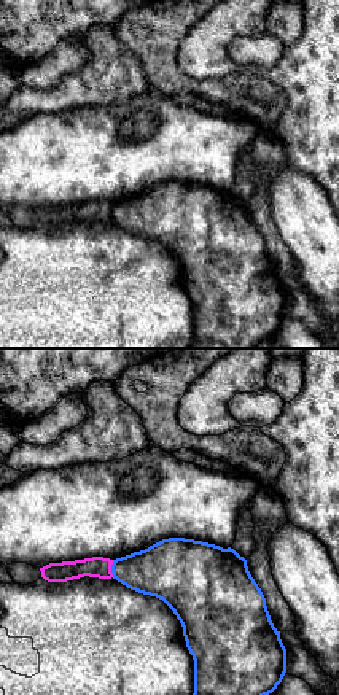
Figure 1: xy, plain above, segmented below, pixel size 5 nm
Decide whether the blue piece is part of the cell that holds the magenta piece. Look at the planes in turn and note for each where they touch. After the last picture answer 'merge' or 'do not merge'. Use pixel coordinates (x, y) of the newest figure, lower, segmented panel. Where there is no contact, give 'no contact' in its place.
(110, 568)

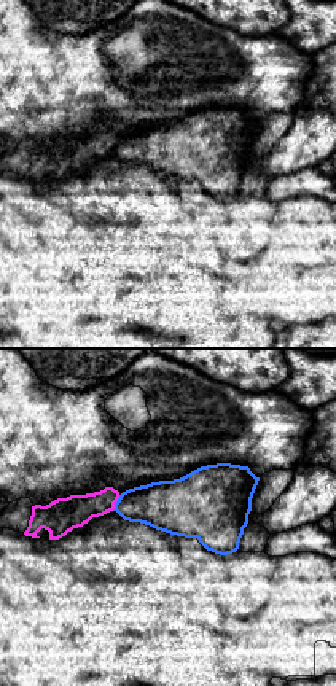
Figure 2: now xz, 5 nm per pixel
(115, 502)

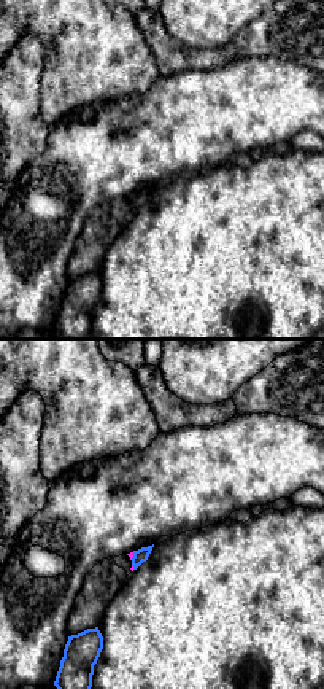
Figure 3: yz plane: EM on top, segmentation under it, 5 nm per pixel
(132, 556)

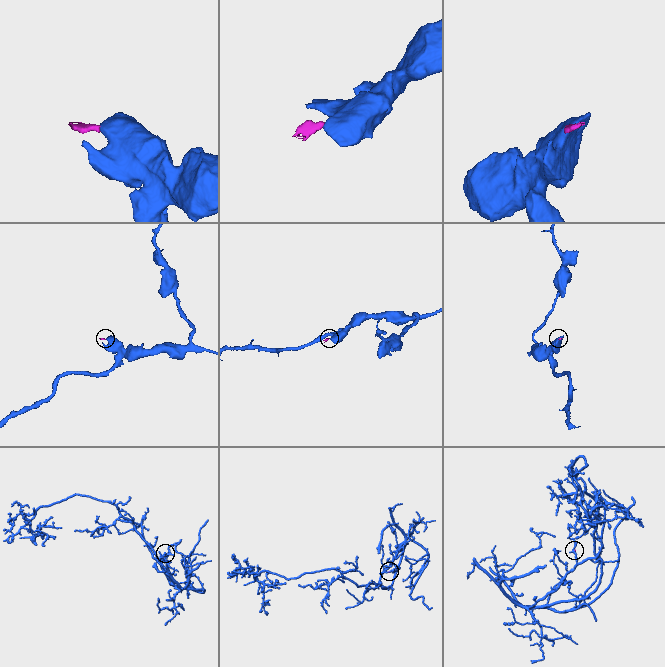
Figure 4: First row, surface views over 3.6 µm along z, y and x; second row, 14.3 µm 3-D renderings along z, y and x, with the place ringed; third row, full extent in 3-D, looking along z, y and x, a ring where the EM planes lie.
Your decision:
do not merge

